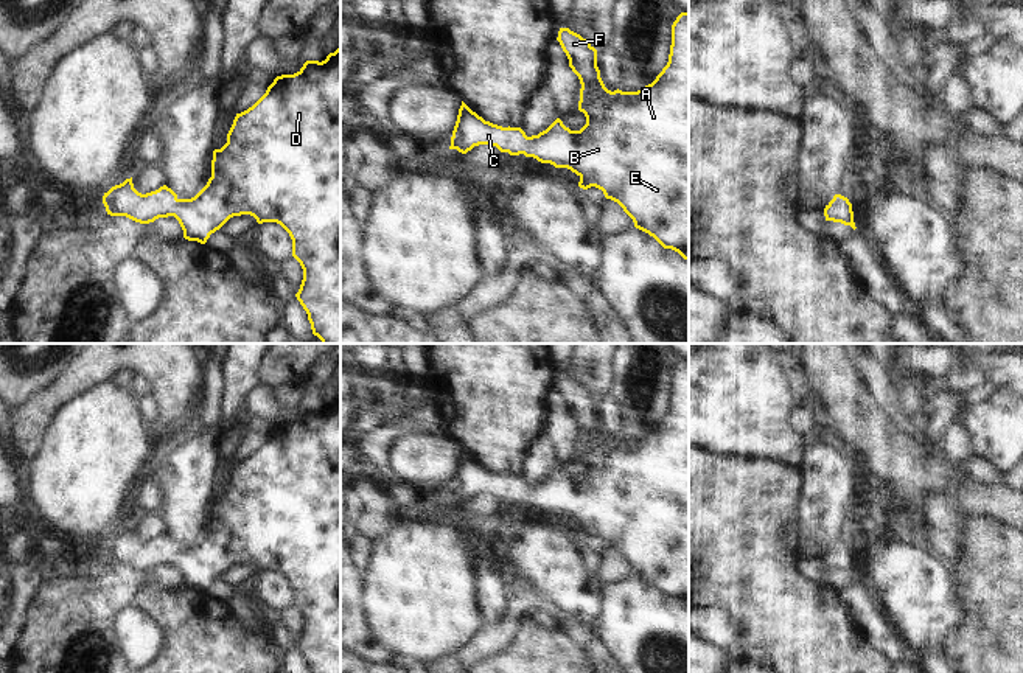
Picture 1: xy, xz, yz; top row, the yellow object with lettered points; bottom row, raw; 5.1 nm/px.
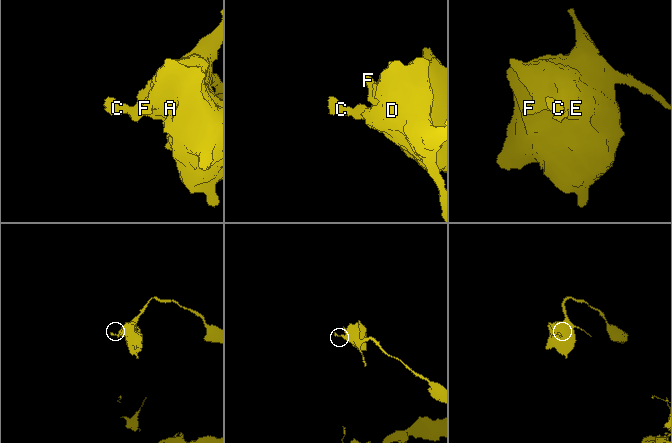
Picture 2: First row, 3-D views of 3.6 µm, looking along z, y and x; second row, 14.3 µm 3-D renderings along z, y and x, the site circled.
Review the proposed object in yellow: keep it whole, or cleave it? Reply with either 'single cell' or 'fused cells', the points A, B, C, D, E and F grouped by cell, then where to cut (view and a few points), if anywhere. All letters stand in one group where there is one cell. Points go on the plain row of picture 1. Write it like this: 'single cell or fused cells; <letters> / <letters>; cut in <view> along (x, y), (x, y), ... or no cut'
single cell; A B C D E F; no cut

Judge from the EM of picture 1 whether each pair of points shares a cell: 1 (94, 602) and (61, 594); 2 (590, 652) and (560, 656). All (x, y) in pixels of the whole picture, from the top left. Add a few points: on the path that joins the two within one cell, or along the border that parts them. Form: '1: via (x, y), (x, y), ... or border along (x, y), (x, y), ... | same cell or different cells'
1: via (86, 602), (69, 602) | same cell
2: border along (580, 648), (586, 656) | different cells

